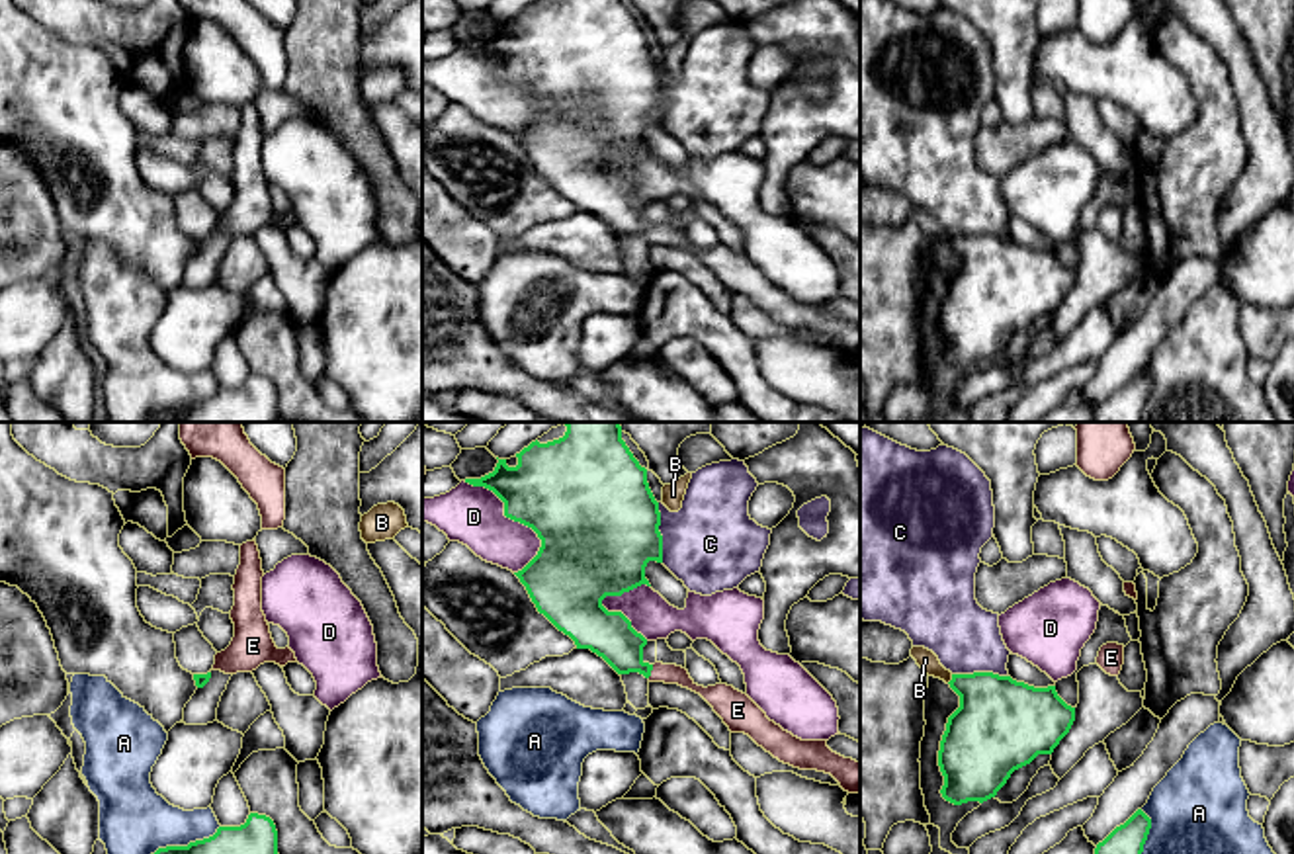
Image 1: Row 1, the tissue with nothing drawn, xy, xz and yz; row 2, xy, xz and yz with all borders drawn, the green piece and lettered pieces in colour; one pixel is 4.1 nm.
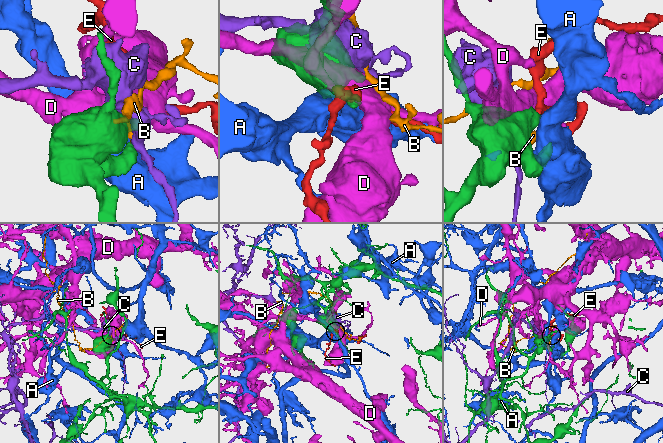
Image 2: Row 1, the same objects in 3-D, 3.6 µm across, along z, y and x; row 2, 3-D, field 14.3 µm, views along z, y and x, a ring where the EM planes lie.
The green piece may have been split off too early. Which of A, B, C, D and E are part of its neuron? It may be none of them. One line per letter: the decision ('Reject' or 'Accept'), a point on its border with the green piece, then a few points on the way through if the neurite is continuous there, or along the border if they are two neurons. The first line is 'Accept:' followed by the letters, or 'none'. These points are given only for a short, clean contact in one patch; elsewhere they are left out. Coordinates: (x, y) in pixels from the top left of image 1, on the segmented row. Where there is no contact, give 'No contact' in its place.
Accept: E
A: Reject. Touches green at xy (188, 845)
B: Reject. Touches green at yz (952, 679)
C: Reject. Touches green at xz (659, 532)
D: Reject. Touches green at xz (515, 520)
E: Accept. Touches green at xz (651, 669). Path across: xz (610, 636), (651, 669), (661, 673)

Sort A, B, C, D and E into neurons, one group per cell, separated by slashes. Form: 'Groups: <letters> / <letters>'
Groups: A / B / C / D / E

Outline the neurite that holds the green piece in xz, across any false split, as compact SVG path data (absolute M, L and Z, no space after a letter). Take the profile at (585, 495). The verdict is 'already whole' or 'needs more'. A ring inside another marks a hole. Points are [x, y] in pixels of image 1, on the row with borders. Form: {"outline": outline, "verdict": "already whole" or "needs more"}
{"outline": "M565 422L565 426L567 426L567 432L565 432L563 438L547 442L547 444L539 444L536 440L528 448L524 448L520 453L516 453L516 457L518 457L516 467L508 467L506 459L498 459L493 473L485 475L481 479L465 479L465 483L469 483L473 487L485 487L485 489L493 491L504 502L504 516L532 528L538 534L538 537L541 539L541 547L539 547L538 555L522 571L514 573L520 578L520 582L526 586L526 590L528 590L532 602L536 604L538 612L543 614L559 631L569 635L575 641L577 649L590 649L592 653L602 657L618 674L639 672L649 682L678 684L682 688L688 688L688 690L700 694L713 707L713 711L723 719L723 723L729 727L731 733L749 735L758 747L762 747L766 752L770 752L774 758L778 758L784 764L790 764L790 766L799 768L799 770L817 770L817 772L831 774L841 784L841 788L844 791L860 793L860 762L833 752L827 747L827 741L801 741L801 739L794 737L792 733L784 731L780 725L770 721L766 717L766 713L747 694L735 690L733 686L715 684L715 686L704 688L704 686L698 686L690 678L688 670L682 668L682 666L663 664L663 662L649 664L649 662L643 661L643 647L647 645L647 639L631 627L631 621L622 612L608 612L602 606L602 600L606 596L622 596L624 592L629 592L629 590L633 590L641 584L651 586L649 580L645 578L645 567L647 567L649 561L663 563L663 535L659 532L659 526L661 526L659 502L655 500L655 496L649 489L647 469L639 465L639 461L633 457L633 453L629 451L629 448L622 440L620 422Z", "verdict": "needs more"}

